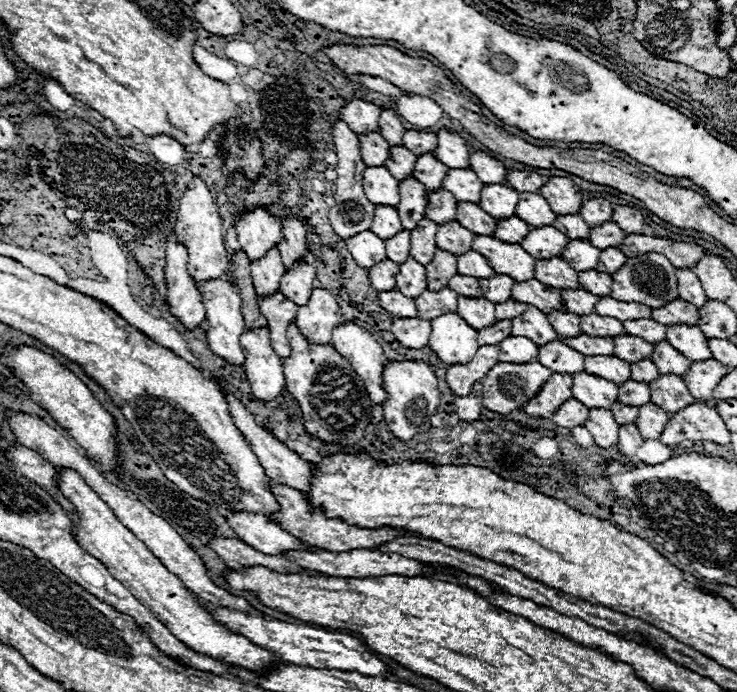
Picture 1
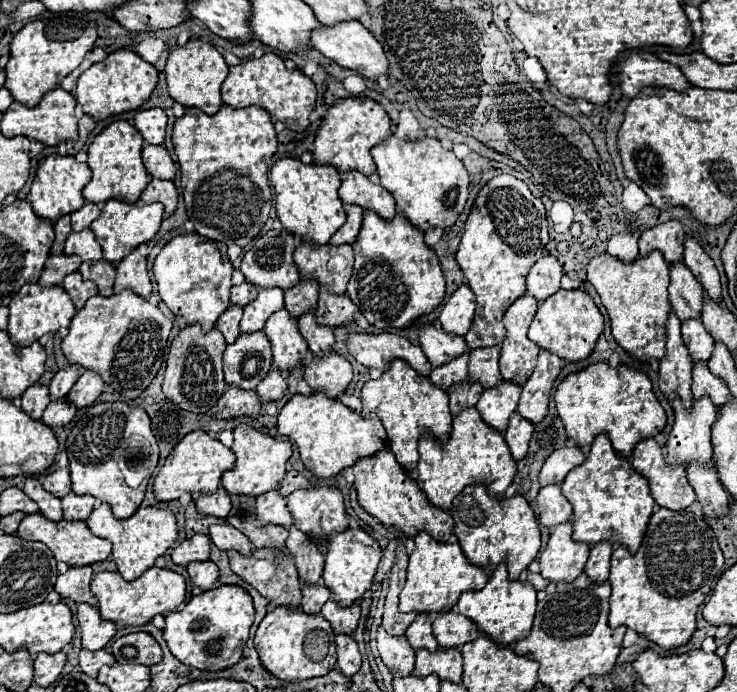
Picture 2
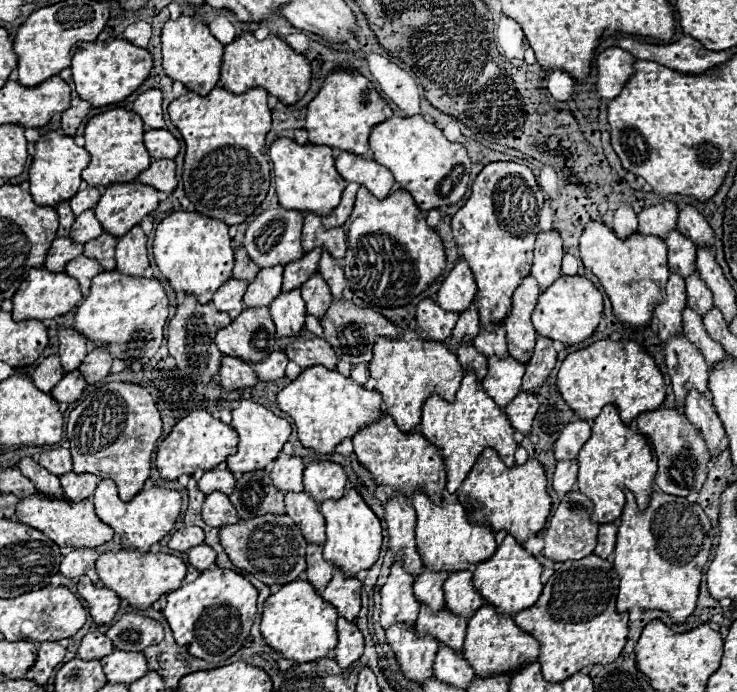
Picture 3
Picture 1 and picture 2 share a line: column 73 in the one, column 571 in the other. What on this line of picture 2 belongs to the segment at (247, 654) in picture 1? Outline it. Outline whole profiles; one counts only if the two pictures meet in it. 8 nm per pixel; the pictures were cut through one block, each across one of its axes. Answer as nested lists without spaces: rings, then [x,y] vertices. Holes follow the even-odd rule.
[[[598,434],[594,438],[588,458],[564,478],[562,494],[574,508],[572,538],[576,542],[594,546],[602,540],[610,540],[628,546],[630,552],[638,550],[646,524],[654,512],[654,498],[650,496],[648,480],[638,474],[626,458],[614,452],[608,434]]]

